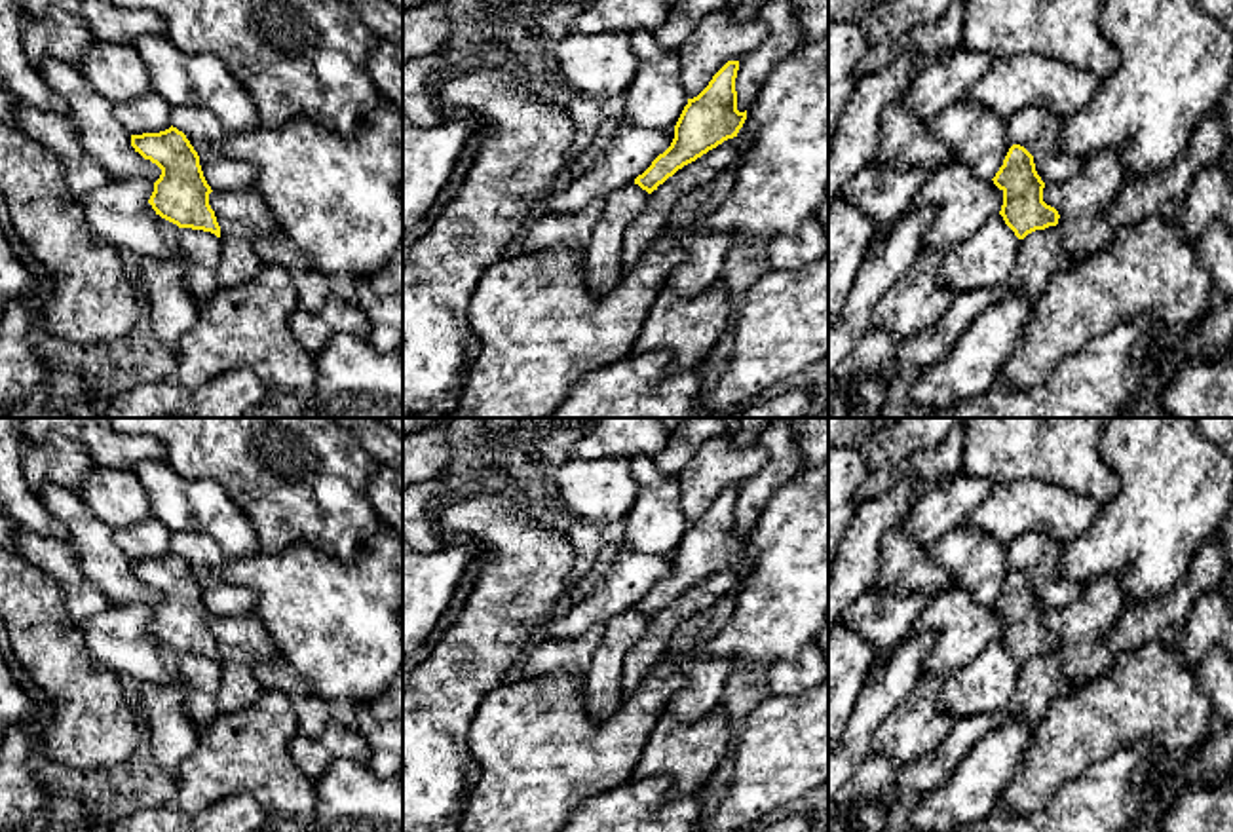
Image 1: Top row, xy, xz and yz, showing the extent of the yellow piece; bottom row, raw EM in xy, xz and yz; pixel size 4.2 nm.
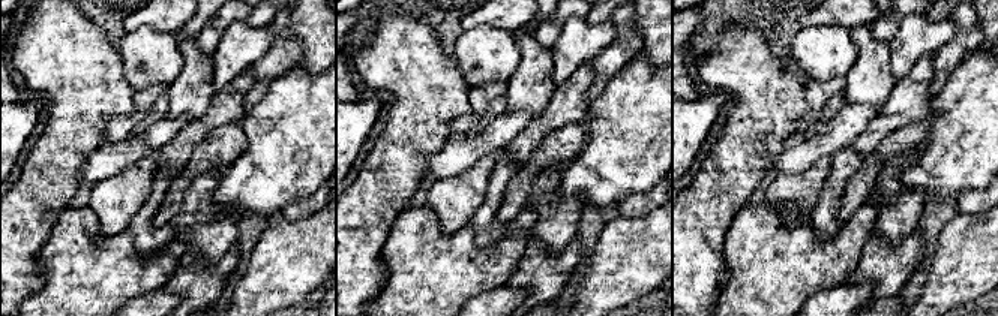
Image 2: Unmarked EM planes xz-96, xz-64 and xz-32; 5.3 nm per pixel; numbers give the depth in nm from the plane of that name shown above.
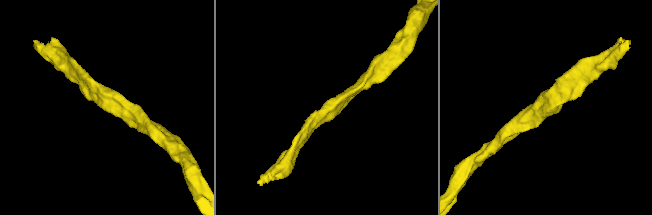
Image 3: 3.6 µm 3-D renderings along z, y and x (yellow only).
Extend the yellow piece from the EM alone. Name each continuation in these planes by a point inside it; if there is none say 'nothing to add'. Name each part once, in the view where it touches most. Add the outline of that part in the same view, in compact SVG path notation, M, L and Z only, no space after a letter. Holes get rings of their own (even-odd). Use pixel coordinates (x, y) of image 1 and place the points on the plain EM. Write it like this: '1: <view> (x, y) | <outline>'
nothing to add

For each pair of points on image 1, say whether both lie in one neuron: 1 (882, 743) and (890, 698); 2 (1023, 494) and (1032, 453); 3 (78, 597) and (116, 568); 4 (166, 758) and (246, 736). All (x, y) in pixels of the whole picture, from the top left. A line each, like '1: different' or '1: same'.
1: different
2: different
3: different
4: different

